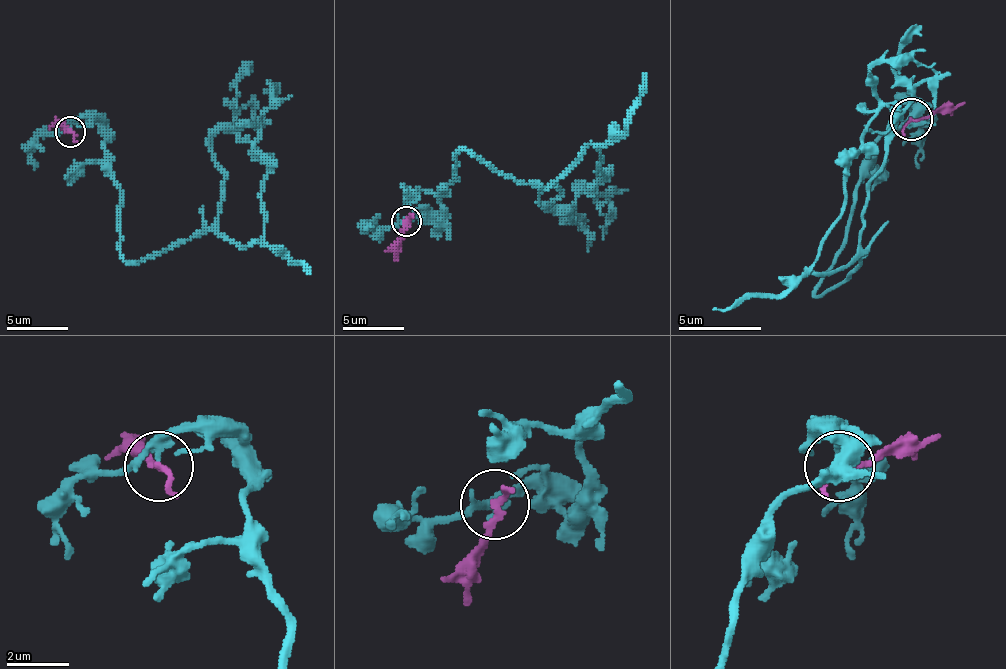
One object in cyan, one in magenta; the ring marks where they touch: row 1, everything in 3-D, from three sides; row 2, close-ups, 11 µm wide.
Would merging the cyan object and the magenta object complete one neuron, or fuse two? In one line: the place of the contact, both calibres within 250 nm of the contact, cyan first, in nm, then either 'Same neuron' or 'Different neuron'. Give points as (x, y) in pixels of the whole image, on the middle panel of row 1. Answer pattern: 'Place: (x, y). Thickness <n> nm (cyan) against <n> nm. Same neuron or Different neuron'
Place: (406, 221). Thickness 260 nm (cyan) against 190 nm. Same neuron

